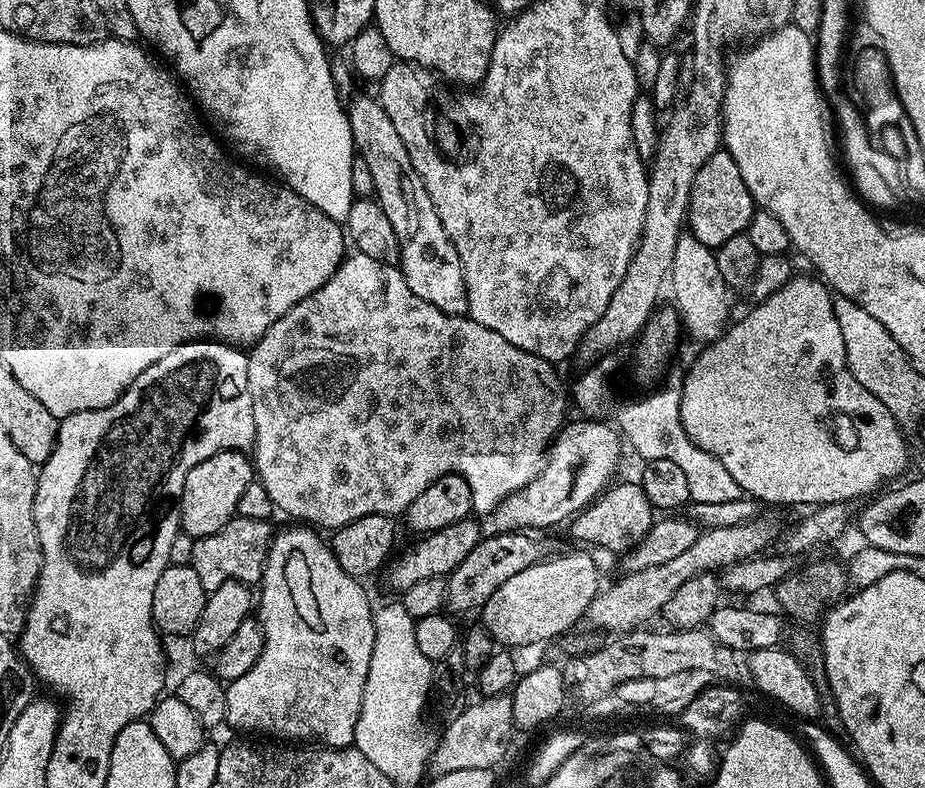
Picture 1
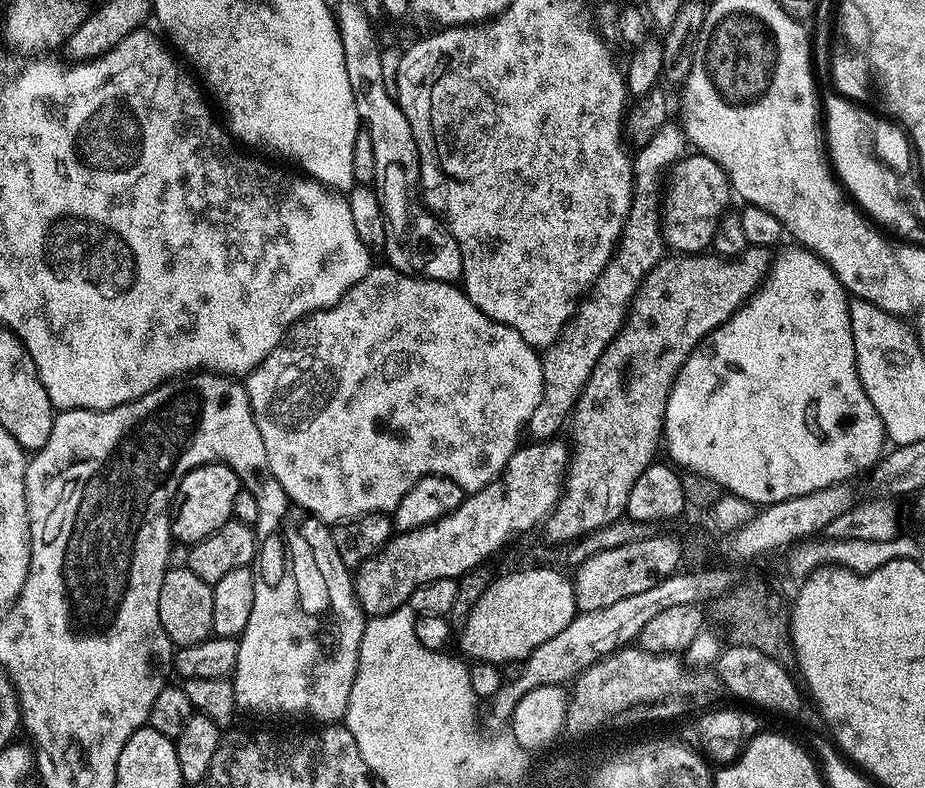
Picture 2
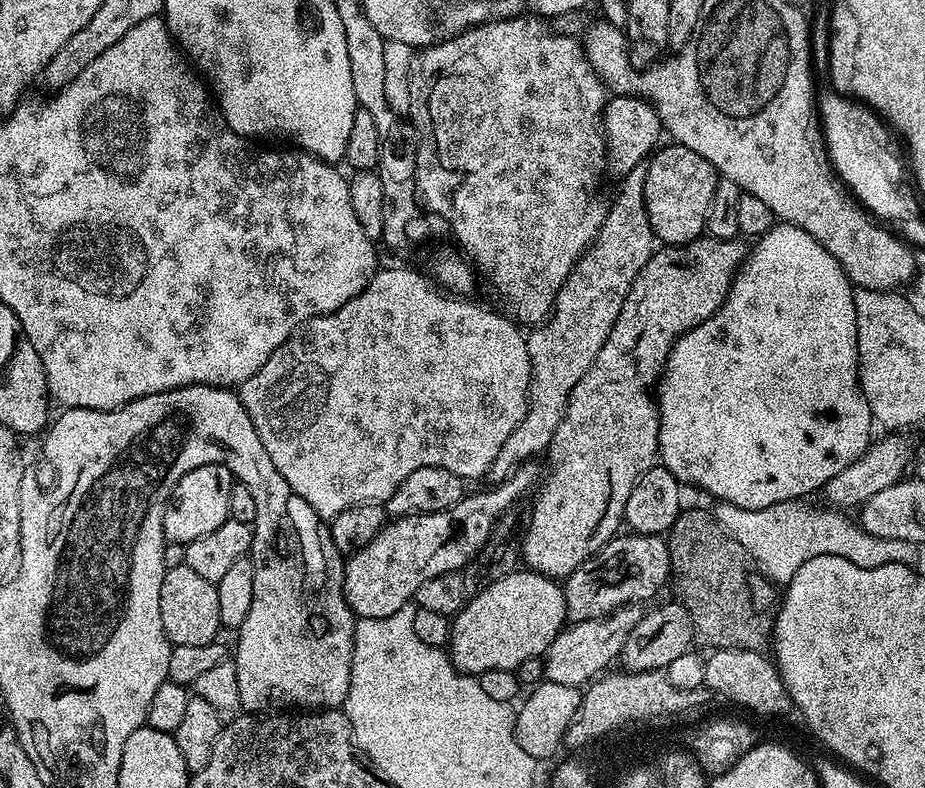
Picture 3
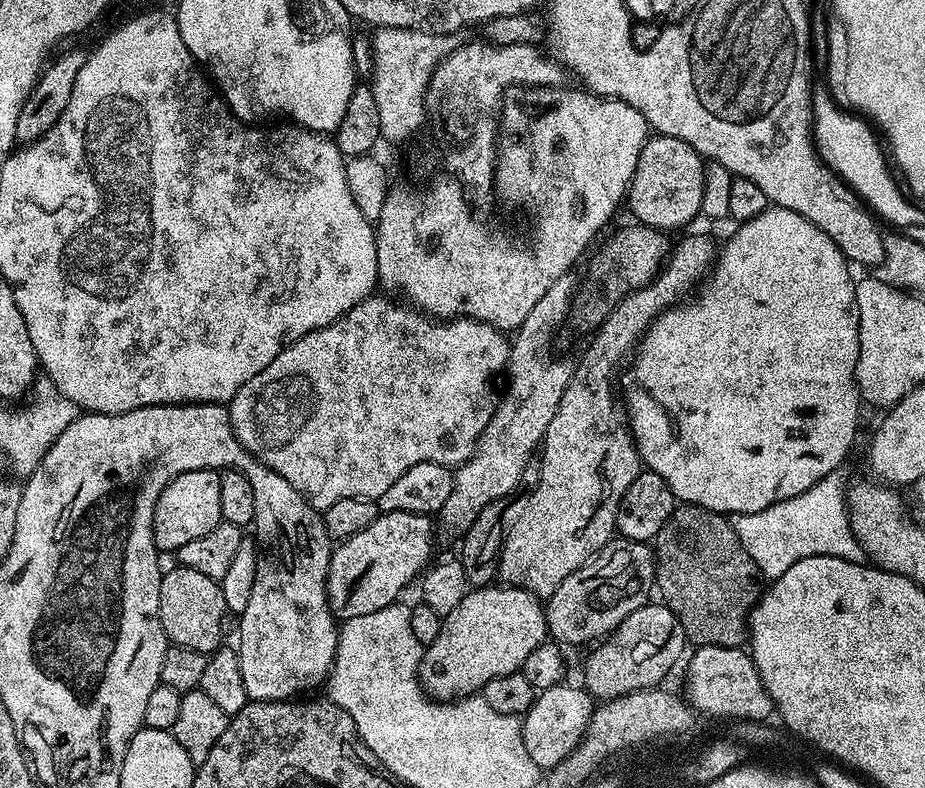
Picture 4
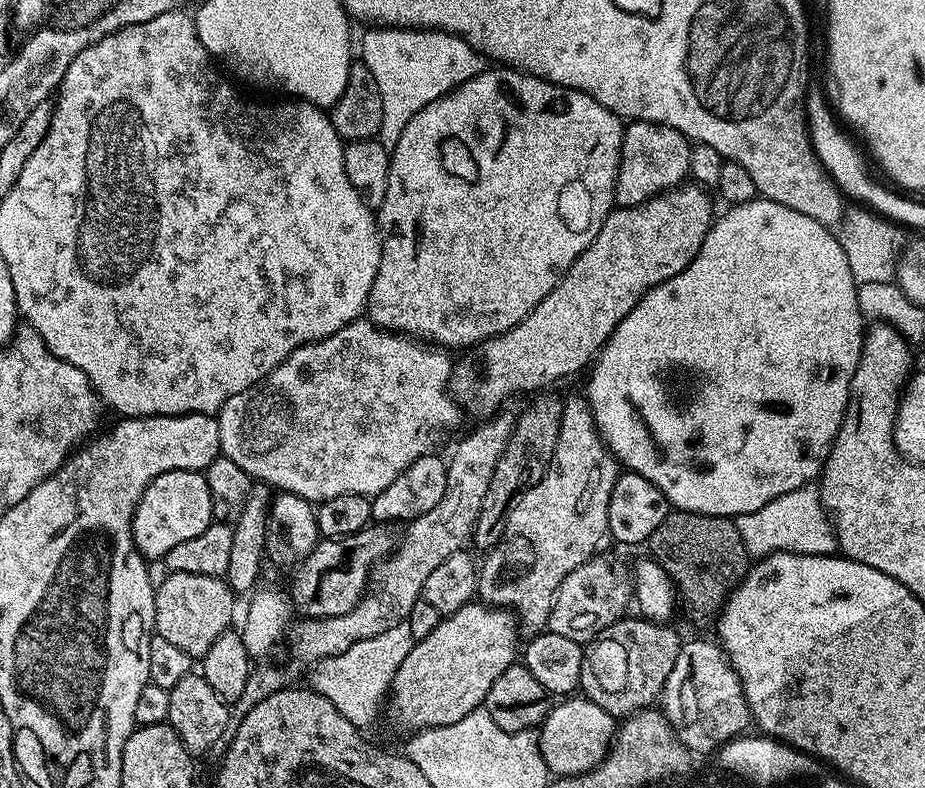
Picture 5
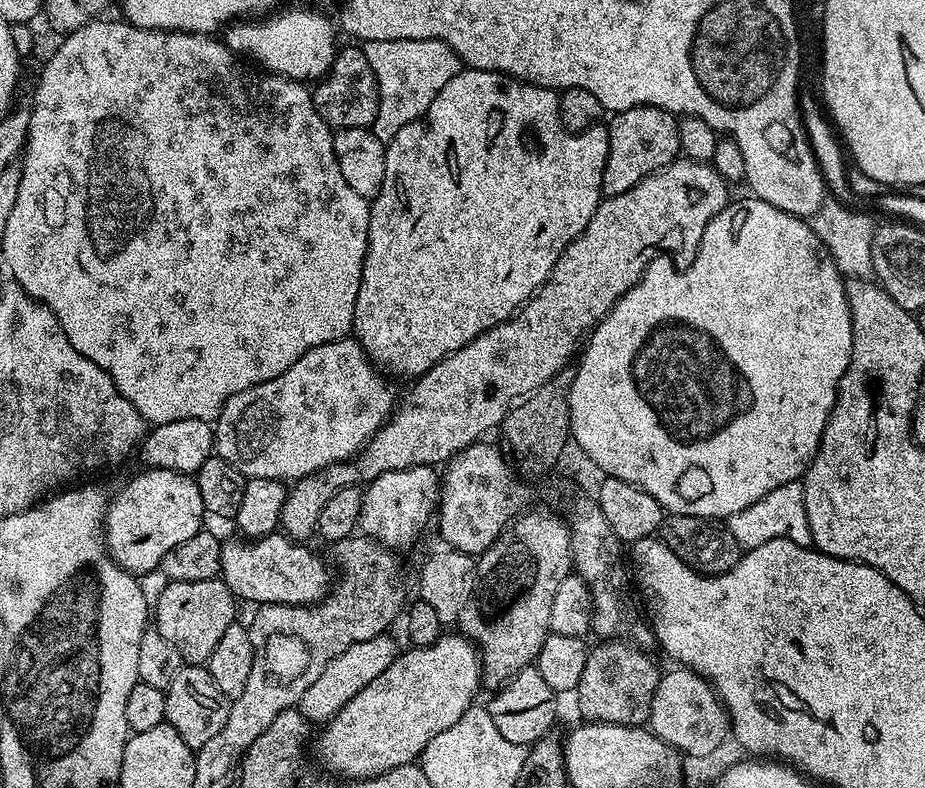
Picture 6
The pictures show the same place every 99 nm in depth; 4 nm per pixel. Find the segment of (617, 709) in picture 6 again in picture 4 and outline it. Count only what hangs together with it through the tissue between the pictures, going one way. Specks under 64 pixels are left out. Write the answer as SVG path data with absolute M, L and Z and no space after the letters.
M661 602L644 604L627 616L607 639L591 649L593 652L584 660L583 687L597 701L603 702L643 688L660 686L668 672L677 667L684 646L682 624L667 605Z

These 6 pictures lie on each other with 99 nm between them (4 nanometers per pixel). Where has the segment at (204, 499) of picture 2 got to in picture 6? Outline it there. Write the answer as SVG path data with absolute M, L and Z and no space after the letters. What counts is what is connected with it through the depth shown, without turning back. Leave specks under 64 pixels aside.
M148 468L141 476L136 476L117 496L109 499L108 507L104 514L102 535L108 545L108 553L119 568L140 577L148 571L159 569L162 558L174 550L186 538L194 538L205 527L206 513L202 494L198 494L195 479L187 472L175 472L169 468Z

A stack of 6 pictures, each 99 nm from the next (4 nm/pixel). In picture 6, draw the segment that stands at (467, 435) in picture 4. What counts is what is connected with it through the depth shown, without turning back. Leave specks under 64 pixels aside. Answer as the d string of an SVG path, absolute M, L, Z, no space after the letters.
M355 338L332 340L329 344L318 346L306 354L302 354L302 358L298 358L298 362L294 362L290 366L290 370L278 374L278 378L270 378L270 382L262 382L250 390L242 390L238 394L231 396L224 403L224 408L220 411L220 417L214 422L215 455L221 456L226 462L230 462L230 466L234 466L246 478L254 480L279 480L281 482L302 480L307 476L313 476L316 472L324 471L325 468L330 467L332 464L345 463L353 459L363 449L364 445L372 439L372 435L383 424L388 423L398 403L398 392L396 396L395 390L388 385L387 379L389 380L389 377L368 359L364 348Z

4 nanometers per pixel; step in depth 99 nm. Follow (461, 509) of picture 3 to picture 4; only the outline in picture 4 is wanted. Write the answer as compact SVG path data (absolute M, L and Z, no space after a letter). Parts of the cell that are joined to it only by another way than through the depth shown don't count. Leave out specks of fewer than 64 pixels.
M380 512L362 534L339 541L332 549L328 567L328 606L332 615L346 621L397 603L400 591L429 567L432 520L423 512Z

